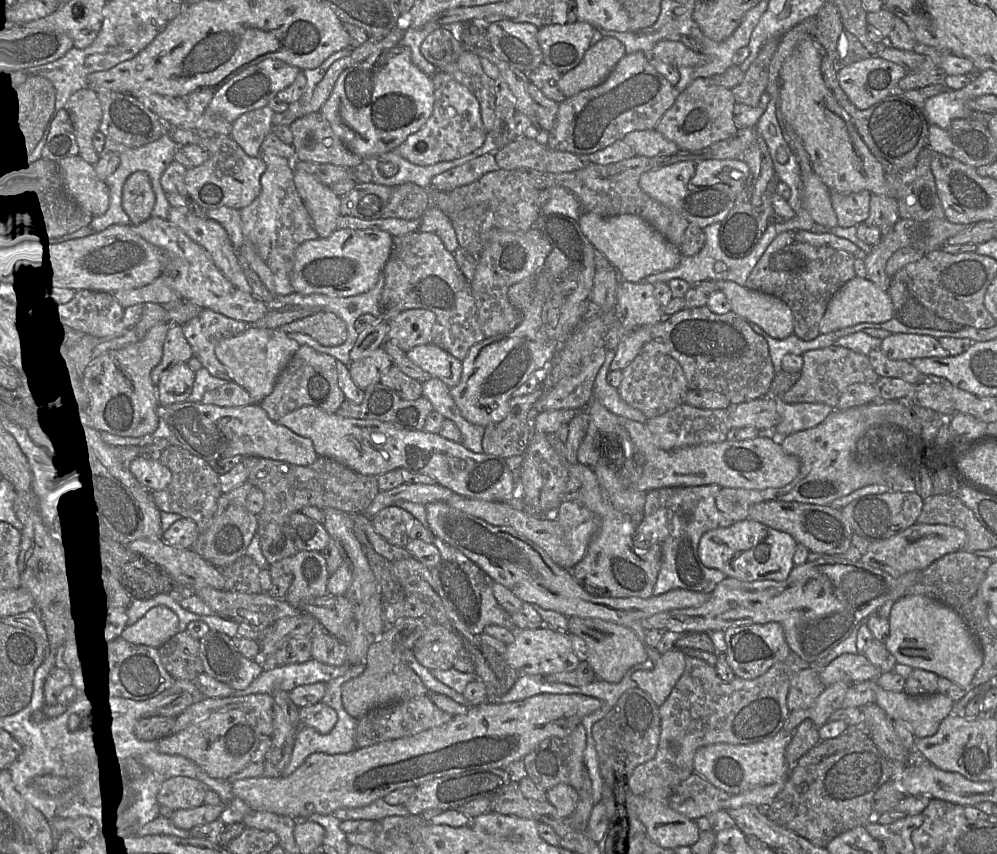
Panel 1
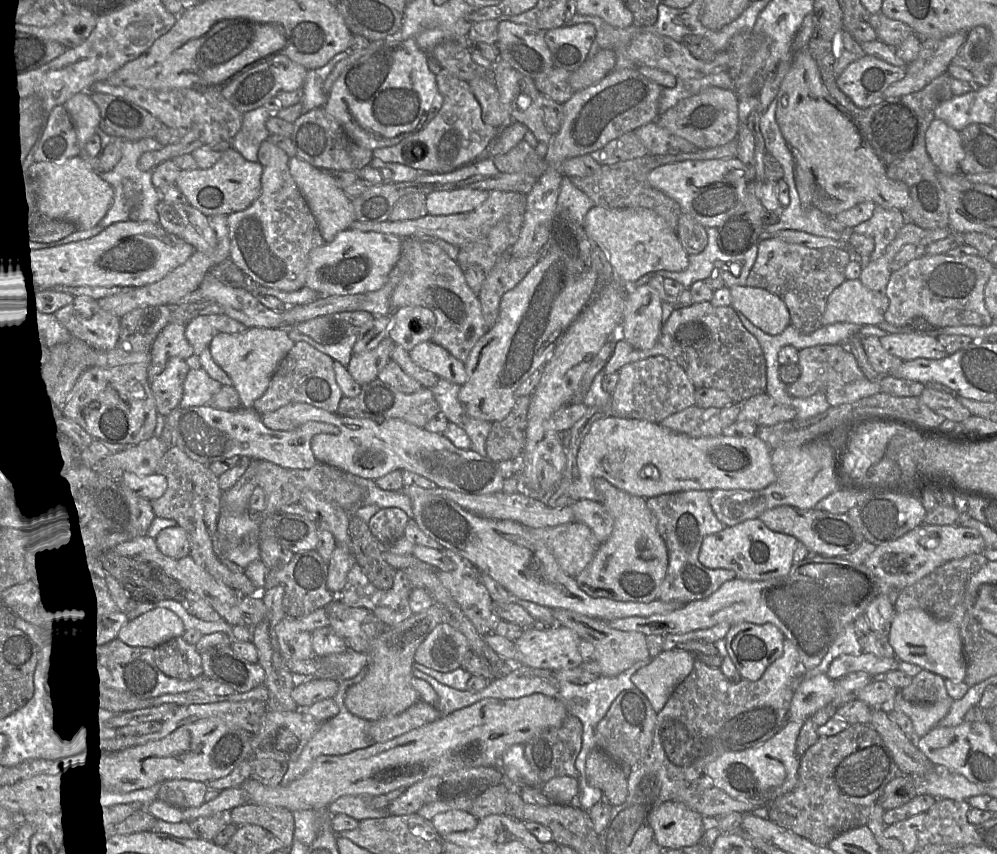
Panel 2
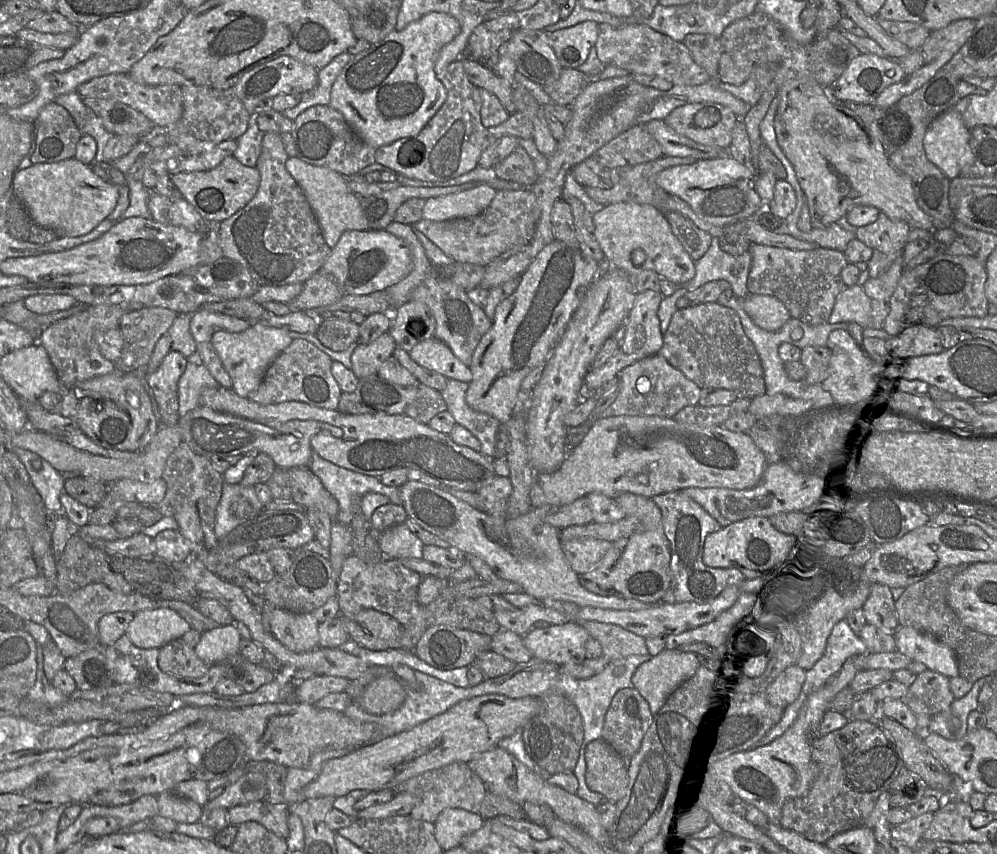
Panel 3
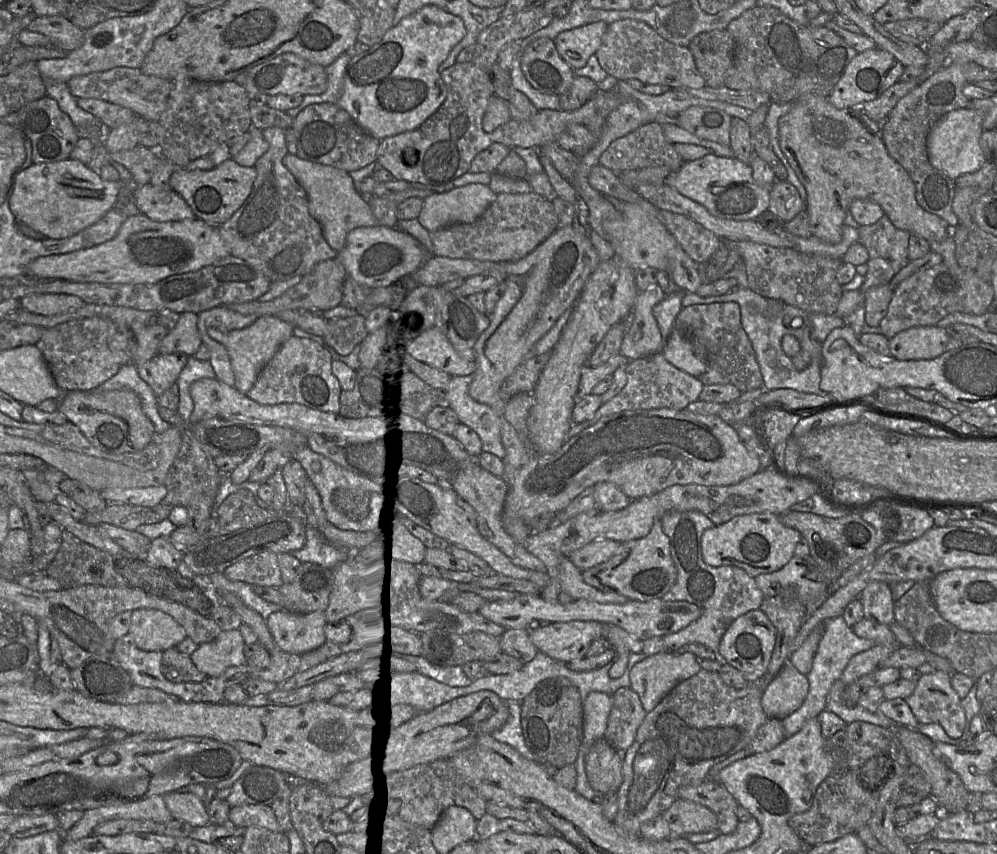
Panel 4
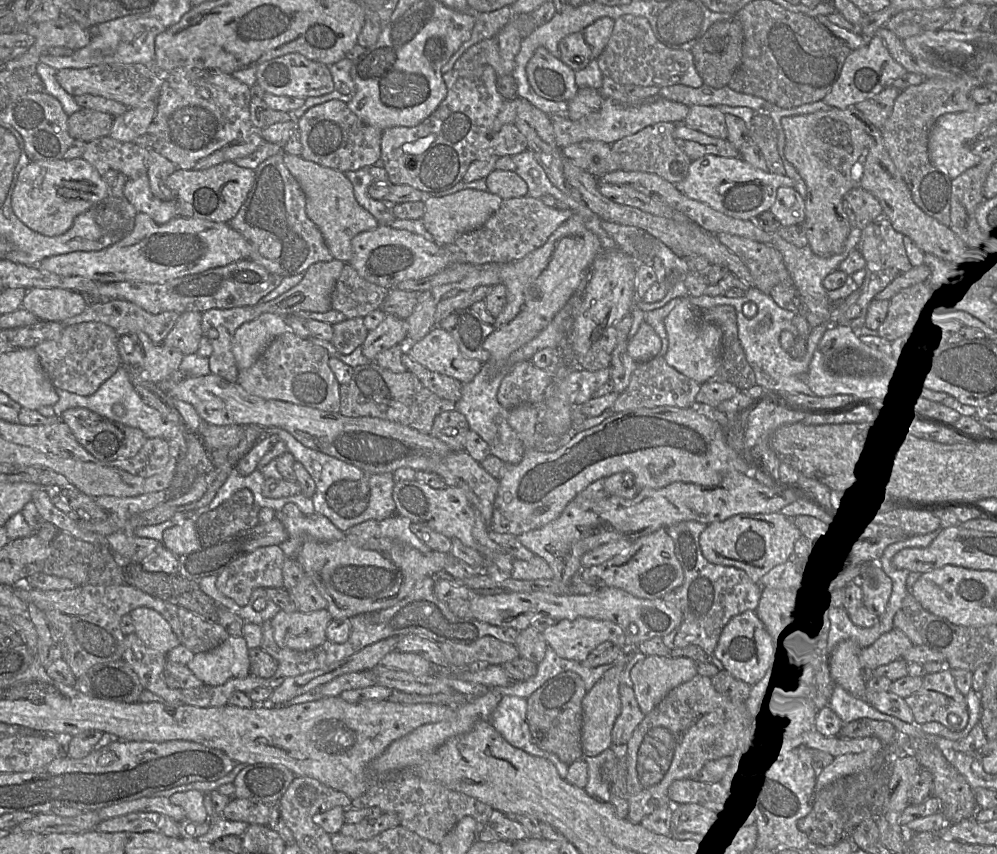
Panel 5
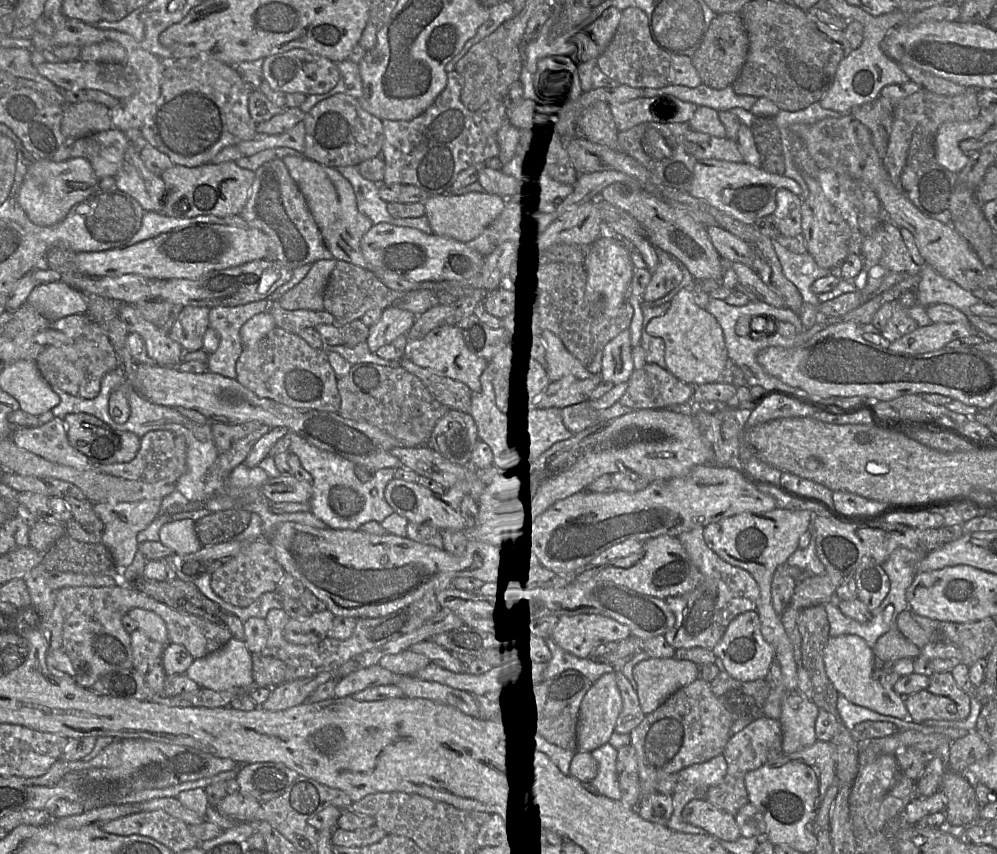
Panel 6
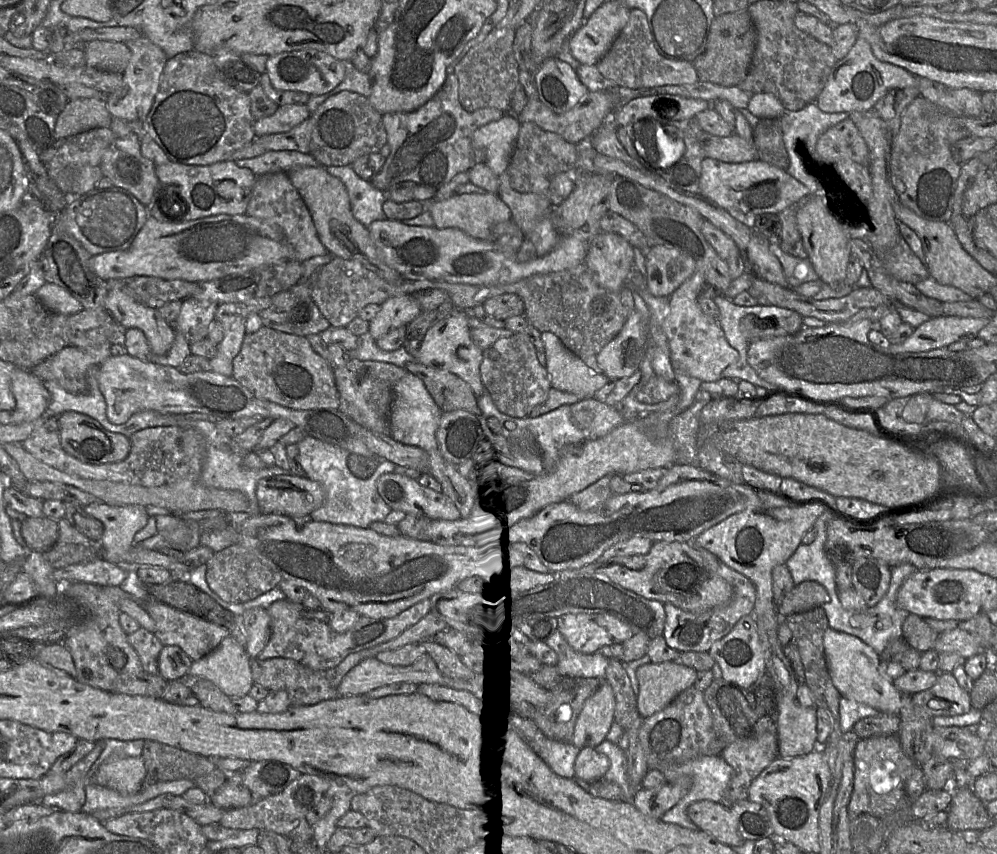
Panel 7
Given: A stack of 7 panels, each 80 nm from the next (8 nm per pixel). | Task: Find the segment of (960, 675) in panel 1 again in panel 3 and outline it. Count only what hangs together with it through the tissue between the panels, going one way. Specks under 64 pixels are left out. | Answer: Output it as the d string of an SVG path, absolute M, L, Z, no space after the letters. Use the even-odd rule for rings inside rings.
M899 626L894 633L896 650L912 661L923 663L929 670L941 673L949 678L959 676L955 654L946 644L928 633L909 626Z

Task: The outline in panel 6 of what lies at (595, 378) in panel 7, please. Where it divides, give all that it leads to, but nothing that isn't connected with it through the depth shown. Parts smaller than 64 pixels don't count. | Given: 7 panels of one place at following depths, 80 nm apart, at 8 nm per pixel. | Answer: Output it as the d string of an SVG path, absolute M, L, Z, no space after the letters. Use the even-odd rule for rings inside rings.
M551 329L542 331L542 338L547 344L548 350L548 372L551 382L558 381L566 376L577 379L588 379L595 377L582 363L571 354L564 345L558 333Z

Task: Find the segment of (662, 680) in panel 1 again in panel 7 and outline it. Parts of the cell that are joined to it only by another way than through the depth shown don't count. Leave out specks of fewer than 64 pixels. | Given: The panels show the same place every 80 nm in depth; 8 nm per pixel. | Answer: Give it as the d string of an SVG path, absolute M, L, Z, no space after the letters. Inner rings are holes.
M674 661L647 663L636 670L639 685L637 707L642 718L667 706L678 694L693 686L698 671Z

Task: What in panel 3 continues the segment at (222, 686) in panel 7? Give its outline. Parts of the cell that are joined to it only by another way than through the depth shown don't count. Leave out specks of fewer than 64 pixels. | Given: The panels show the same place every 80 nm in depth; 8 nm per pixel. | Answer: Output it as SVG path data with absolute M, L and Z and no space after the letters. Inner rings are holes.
M235 624L218 626L201 634L195 653L208 665L220 664L227 657L239 653L241 639Z

